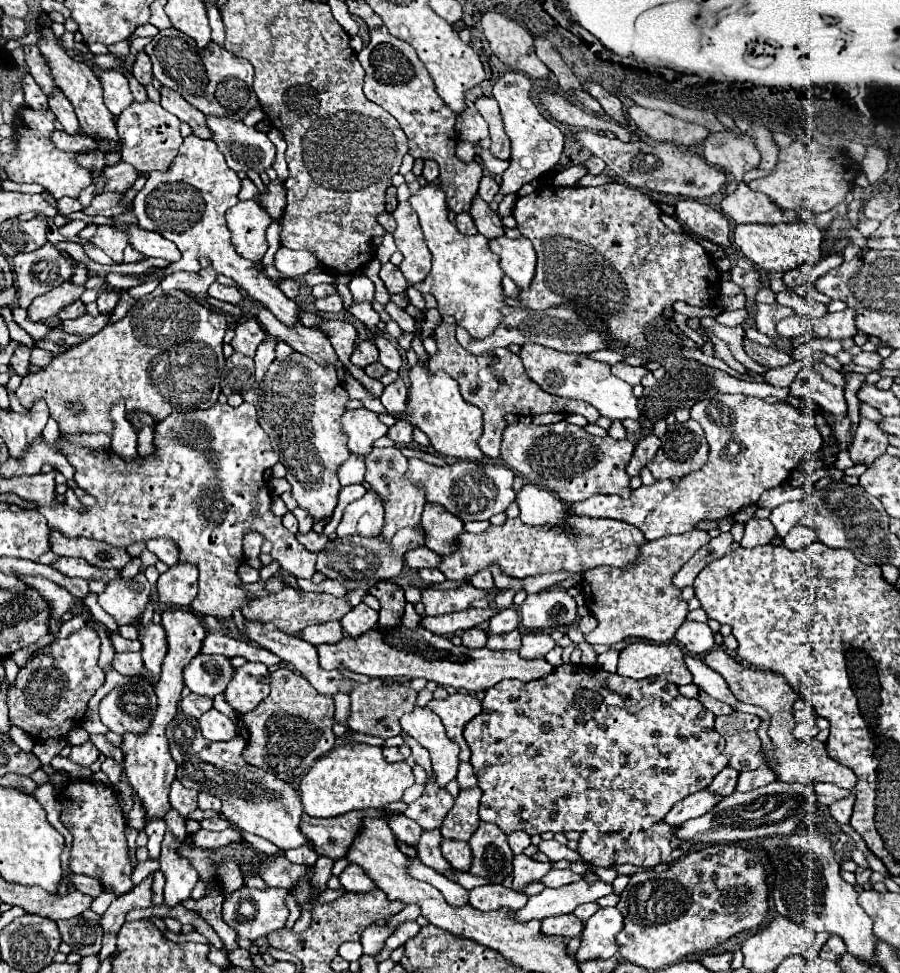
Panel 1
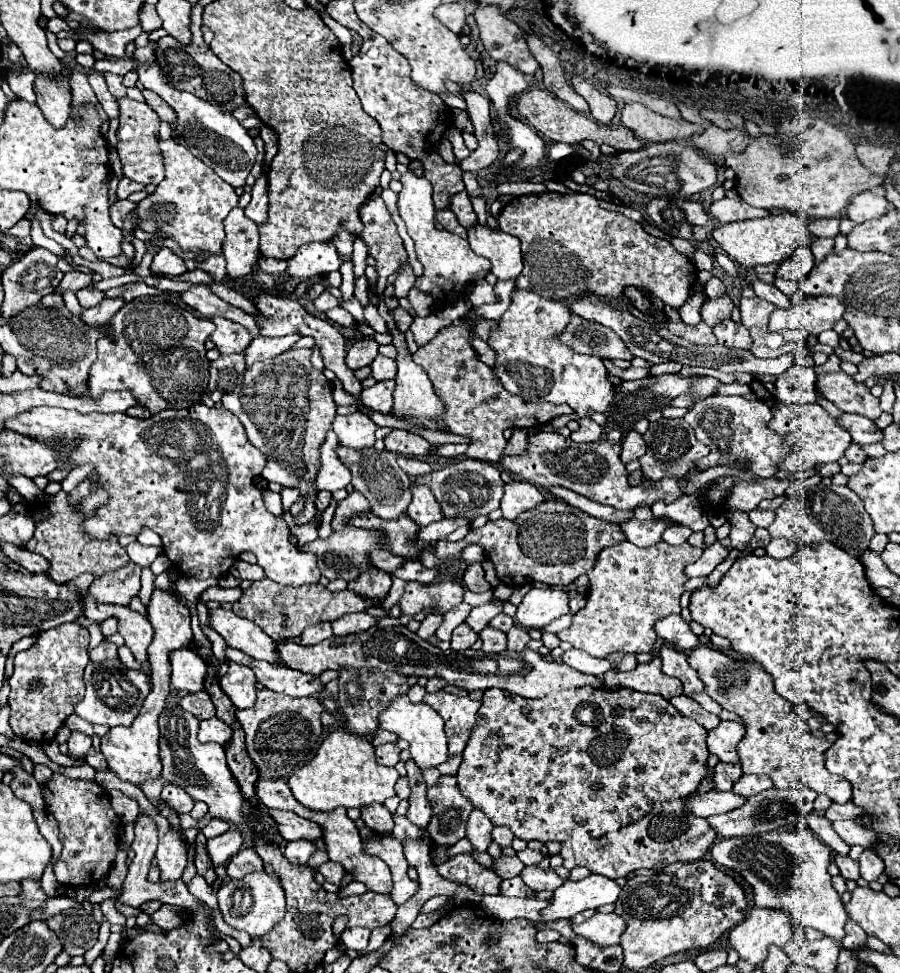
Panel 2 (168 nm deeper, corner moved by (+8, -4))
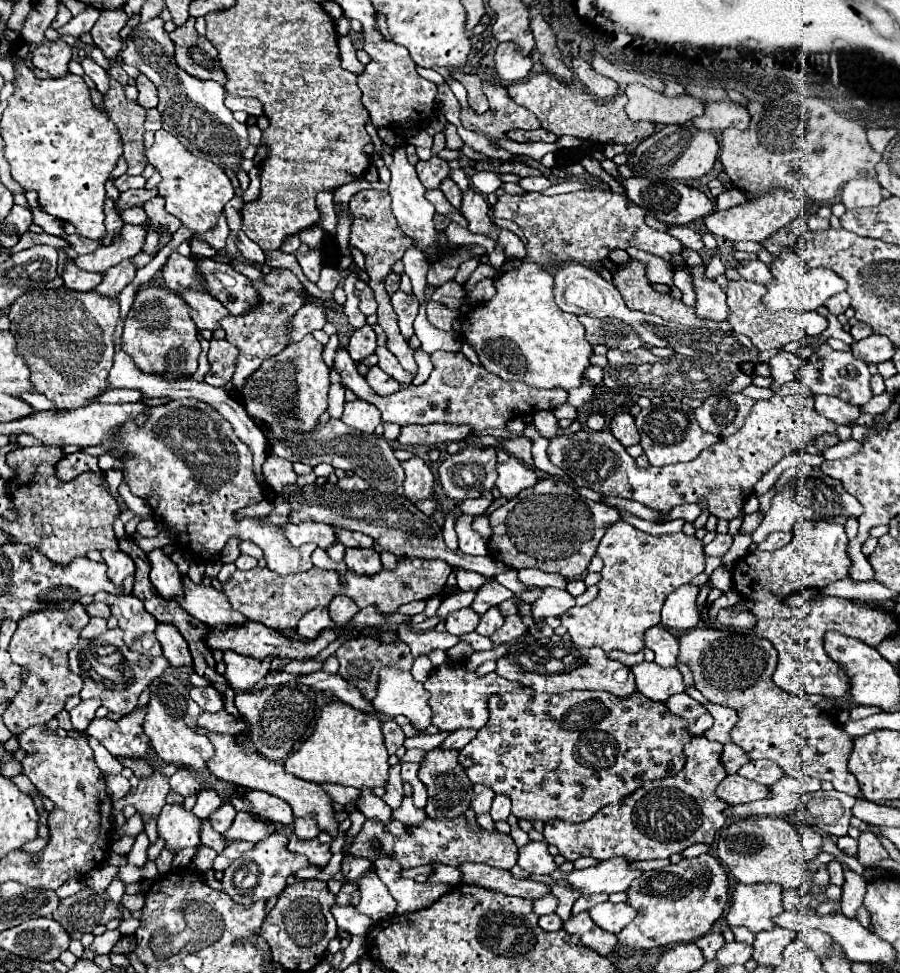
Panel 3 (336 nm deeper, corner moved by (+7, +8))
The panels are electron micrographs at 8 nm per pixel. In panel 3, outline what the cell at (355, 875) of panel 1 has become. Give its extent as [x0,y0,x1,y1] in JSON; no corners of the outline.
[287,836,331,866]

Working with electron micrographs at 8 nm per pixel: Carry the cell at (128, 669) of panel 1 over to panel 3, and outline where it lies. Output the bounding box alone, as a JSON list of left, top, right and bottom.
[81,618,107,640]

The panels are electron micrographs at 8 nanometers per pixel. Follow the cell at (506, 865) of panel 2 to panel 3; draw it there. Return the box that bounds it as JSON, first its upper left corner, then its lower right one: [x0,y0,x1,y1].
[345,816,519,870]

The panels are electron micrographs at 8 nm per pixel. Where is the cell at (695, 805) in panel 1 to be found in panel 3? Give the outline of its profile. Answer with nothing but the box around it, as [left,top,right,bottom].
[717,774,769,804]

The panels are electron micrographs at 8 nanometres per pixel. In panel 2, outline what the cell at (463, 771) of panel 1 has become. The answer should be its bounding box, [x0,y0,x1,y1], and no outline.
[438,754,462,774]

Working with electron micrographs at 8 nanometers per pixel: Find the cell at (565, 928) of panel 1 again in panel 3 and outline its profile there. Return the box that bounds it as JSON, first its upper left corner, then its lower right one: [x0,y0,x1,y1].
[539,914,563,932]

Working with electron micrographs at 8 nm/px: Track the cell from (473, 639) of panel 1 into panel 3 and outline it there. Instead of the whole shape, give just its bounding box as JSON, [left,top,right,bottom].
[445,608,479,636]

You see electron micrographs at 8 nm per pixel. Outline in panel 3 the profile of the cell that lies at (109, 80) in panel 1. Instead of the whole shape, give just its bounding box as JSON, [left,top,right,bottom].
[81,58,109,94]

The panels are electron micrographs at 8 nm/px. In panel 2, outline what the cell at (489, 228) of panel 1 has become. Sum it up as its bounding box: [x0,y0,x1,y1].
[450,190,476,228]

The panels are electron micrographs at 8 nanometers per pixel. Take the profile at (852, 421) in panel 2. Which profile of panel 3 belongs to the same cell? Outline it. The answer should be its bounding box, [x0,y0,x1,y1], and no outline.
[813,394,861,426]

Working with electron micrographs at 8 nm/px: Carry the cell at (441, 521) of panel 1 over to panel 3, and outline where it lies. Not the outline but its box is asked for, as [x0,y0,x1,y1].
[401,456,435,502]

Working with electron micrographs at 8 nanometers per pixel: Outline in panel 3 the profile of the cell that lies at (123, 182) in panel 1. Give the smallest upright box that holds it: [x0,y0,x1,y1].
[115,174,147,192]

